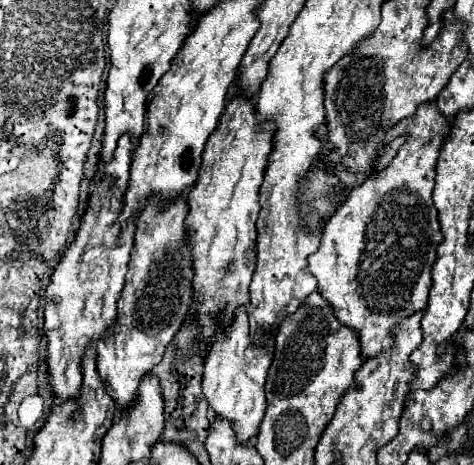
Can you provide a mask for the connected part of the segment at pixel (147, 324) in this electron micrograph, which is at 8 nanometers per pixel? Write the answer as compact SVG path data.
M185 196L177 204L169 204L165 212L157 212L153 204L141 210L127 280L117 302L117 324L109 328L109 338L95 342L99 376L123 410L135 400L141 376L161 362L167 344L189 316L193 264L189 264L189 248L181 248L181 240L185 240L185 212L189 212Z

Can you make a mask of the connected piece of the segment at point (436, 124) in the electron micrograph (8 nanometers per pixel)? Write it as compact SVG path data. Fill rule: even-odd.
M435 102L421 104L421 108L417 108L417 112L409 120L403 120L401 124L389 128L389 140L395 140L399 136L407 136L407 140L383 170L373 172L361 186L353 188L347 194L345 202L337 208L337 212L323 228L321 248L309 256L309 270L319 282L321 296L333 306L341 324L357 328L363 358L391 348L393 338L389 330L399 320L411 316L417 310L423 310L427 304L429 284L433 282L429 276L429 268L433 268L433 260L437 260L437 244L441 244L441 228L431 192L435 186L435 162L447 134L449 128L445 128L445 116L437 112Z

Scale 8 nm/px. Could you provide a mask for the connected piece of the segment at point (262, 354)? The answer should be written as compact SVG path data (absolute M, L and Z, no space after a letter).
M245 306L237 310L237 316L233 316L233 324L229 324L229 328L231 330L225 332L225 336L217 336L217 340L213 340L213 348L209 348L205 356L203 394L217 416L233 422L237 440L247 442L257 436L259 424L265 416L267 404L263 386L273 358L273 344L253 344Z

